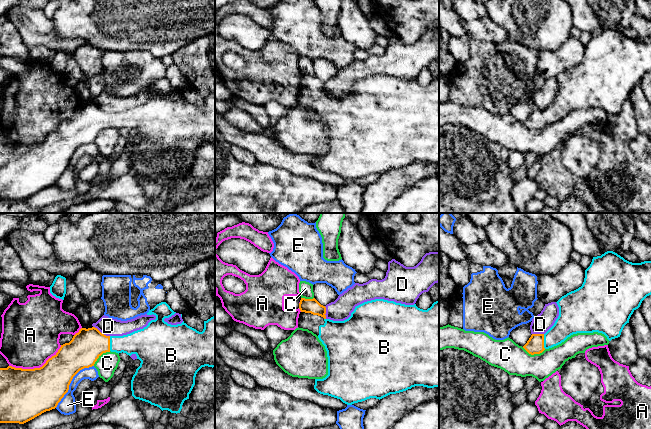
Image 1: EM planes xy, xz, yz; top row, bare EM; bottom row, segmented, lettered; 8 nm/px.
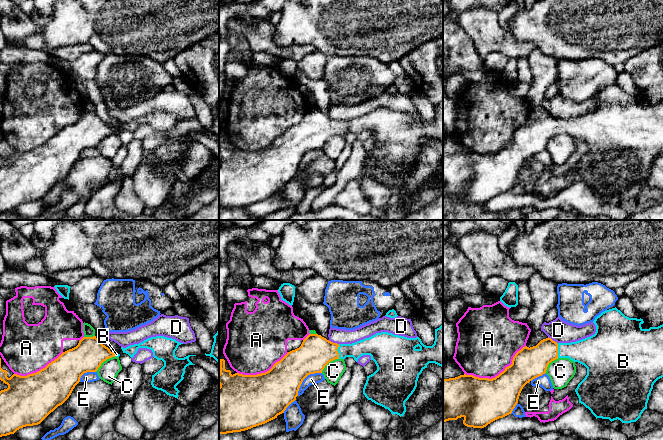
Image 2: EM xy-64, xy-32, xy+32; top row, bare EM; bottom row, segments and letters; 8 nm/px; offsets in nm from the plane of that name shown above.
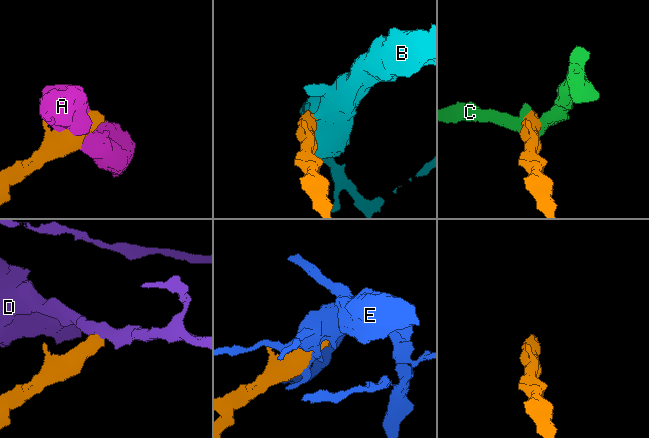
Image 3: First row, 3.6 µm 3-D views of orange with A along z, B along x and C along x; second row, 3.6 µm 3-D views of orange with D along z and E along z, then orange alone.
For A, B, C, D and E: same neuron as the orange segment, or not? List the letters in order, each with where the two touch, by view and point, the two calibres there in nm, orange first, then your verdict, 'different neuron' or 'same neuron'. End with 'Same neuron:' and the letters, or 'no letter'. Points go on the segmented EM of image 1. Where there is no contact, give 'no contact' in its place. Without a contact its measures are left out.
A: meets orange in xy at (36, 368); 400 nm thick on the orange side, 460 nm on the other; different neuron
B: meets orange in xy at (109, 343); 260 nm thick on the orange side, 200 nm on the other; same neuron
C: meets orange in yz at (534, 353); 140 nm thick on the orange side, 240 nm on the other; different neuron
D: meets orange in xy at (100, 332); 260 nm thick on the orange side, 140 nm on the other; different neuron
E: meets orange in xy at (70, 382); 360 nm thick on the orange side, 140 nm on the other; different neuron
Same neuron: B

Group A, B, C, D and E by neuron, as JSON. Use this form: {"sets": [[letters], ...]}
{"sets": [["A"], ["B"], ["C"], ["D"], ["E"]]}

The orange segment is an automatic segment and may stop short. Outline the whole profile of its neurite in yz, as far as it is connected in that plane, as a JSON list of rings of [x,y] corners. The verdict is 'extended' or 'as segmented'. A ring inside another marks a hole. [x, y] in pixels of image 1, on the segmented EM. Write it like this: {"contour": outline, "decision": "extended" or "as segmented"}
{"contour": [[[607,251],[601,256],[593,257],[590,266],[585,270],[582,286],[556,302],[559,316],[554,325],[545,334],[532,334],[523,348],[531,355],[540,354],[577,333],[598,332],[611,341],[620,337],[633,312],[649,295],[651,295],[651,261],[632,263],[613,251]]], "decision": "extended"}

